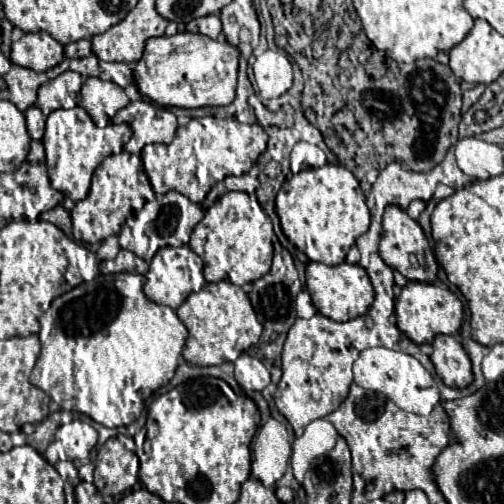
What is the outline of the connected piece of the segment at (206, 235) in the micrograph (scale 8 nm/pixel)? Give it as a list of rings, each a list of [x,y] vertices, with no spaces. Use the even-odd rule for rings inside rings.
[[[228,193],[206,209],[188,245],[204,261],[204,279],[208,283],[228,279],[234,285],[244,285],[270,271],[274,236],[272,222],[255,194]]]

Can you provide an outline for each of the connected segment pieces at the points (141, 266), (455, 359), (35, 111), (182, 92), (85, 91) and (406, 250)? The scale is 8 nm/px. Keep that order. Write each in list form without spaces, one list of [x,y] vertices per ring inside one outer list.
[[[120,249],[118,257],[114,260],[103,261],[100,266],[100,273],[103,275],[114,273],[148,273],[148,263],[144,259],[140,259],[138,255],[134,255],[132,251],[126,251],[126,249]]]
[[[438,335],[432,343],[432,363],[444,385],[454,389],[466,389],[474,381],[472,363],[464,347],[450,335]]]
[[[30,107],[26,113],[26,125],[28,125],[28,133],[32,139],[42,139],[44,137],[44,129],[46,129],[46,117],[38,107]]]
[[[176,33],[172,37],[148,39],[142,59],[136,63],[134,81],[144,97],[164,107],[206,107],[228,105],[234,99],[238,51],[230,43],[208,39],[200,33]]]
[[[98,77],[86,79],[80,97],[82,97],[80,105],[88,111],[88,115],[98,127],[106,127],[116,115],[116,111],[130,103],[122,87],[118,87],[112,81],[102,81]]]
[[[388,207],[384,213],[384,221],[382,221],[382,239],[380,239],[380,257],[384,259],[384,263],[402,273],[408,281],[418,281],[418,283],[434,283],[436,275],[438,275],[438,263],[436,257],[430,249],[430,243],[424,237],[422,227],[408,217],[408,213],[400,207]]]

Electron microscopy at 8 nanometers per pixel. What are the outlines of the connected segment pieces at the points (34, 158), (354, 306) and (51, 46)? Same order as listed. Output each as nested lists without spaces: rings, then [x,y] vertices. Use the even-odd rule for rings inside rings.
[[[34,141],[28,153],[28,161],[30,163],[44,163],[46,161],[46,153],[44,153],[44,145],[40,141]]]
[[[308,263],[306,291],[310,293],[314,307],[334,321],[350,321],[354,317],[360,317],[374,303],[374,287],[368,273],[364,271],[364,267],[350,263],[340,263],[334,267],[328,267],[324,263]]]
[[[46,31],[26,33],[20,41],[12,43],[10,61],[34,71],[48,71],[64,61],[64,47]]]

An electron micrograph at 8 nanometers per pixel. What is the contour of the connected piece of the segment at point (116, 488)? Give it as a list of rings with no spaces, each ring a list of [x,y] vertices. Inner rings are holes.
[[[125,435],[116,437],[121,443],[118,439],[108,439],[94,461],[94,485],[104,497],[118,497],[138,483],[138,457],[124,447],[124,444],[133,444],[132,439]]]

